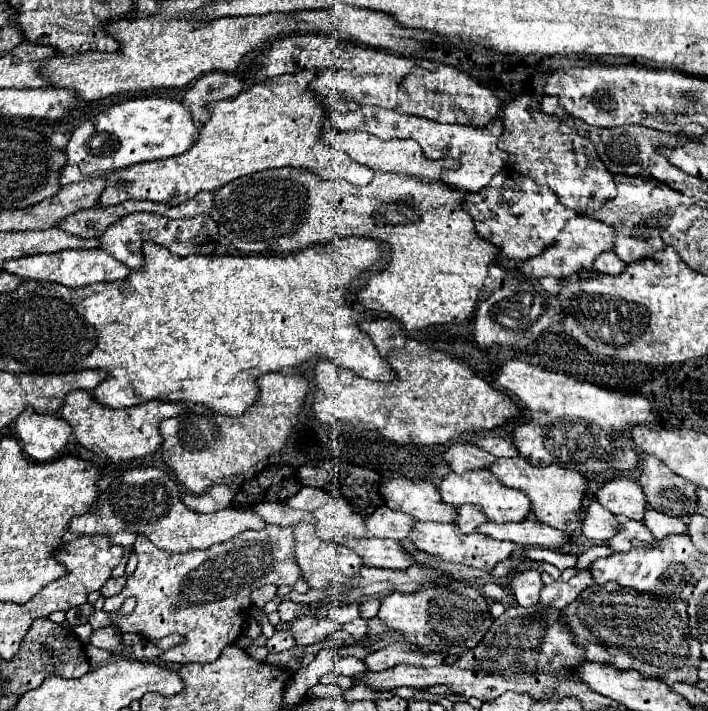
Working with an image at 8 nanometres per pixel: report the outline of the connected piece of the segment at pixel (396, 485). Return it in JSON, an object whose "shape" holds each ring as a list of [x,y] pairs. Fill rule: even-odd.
{"shape":[[[390,480],[380,486],[386,506],[410,514],[420,522],[456,522],[458,508],[446,504],[432,482],[424,480]]]}

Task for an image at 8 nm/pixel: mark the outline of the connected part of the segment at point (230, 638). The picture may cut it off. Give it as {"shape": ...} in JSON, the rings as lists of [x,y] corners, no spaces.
{"shape":[[[268,524],[264,530],[246,530],[238,534],[236,538],[214,544],[206,550],[194,550],[194,552],[166,552],[162,548],[156,548],[146,536],[138,536],[134,542],[134,554],[138,556],[138,568],[134,574],[128,576],[126,588],[104,600],[104,612],[114,614],[120,610],[122,602],[126,598],[136,600],[136,608],[124,616],[122,622],[116,622],[118,632],[134,632],[144,638],[164,638],[168,634],[182,634],[186,636],[186,644],[174,646],[166,650],[160,656],[160,662],[164,664],[190,664],[190,662],[214,662],[222,648],[228,644],[234,644],[242,632],[244,624],[250,618],[250,592],[264,584],[274,586],[294,586],[298,580],[302,580],[302,570],[298,568],[298,562],[294,560],[294,528],[280,528]]]}

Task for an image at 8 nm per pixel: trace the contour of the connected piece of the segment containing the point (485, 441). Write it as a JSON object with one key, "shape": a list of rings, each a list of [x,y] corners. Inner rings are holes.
{"shape":[[[484,436],[480,440],[474,442],[478,448],[484,448],[486,452],[494,454],[496,458],[500,456],[506,456],[506,458],[514,458],[514,456],[520,456],[518,448],[514,446],[512,440],[506,440],[506,438],[498,438],[498,436]]]}

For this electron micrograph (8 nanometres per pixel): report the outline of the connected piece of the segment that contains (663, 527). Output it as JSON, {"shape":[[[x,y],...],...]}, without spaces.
{"shape":[[[650,508],[646,510],[644,524],[652,530],[652,534],[656,536],[656,540],[664,540],[672,532],[686,534],[686,522],[682,518],[670,518],[670,516],[660,514],[660,512],[654,512]]]}

